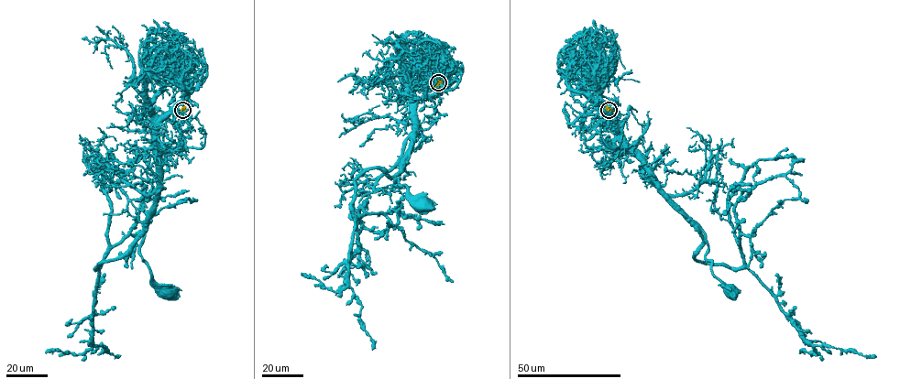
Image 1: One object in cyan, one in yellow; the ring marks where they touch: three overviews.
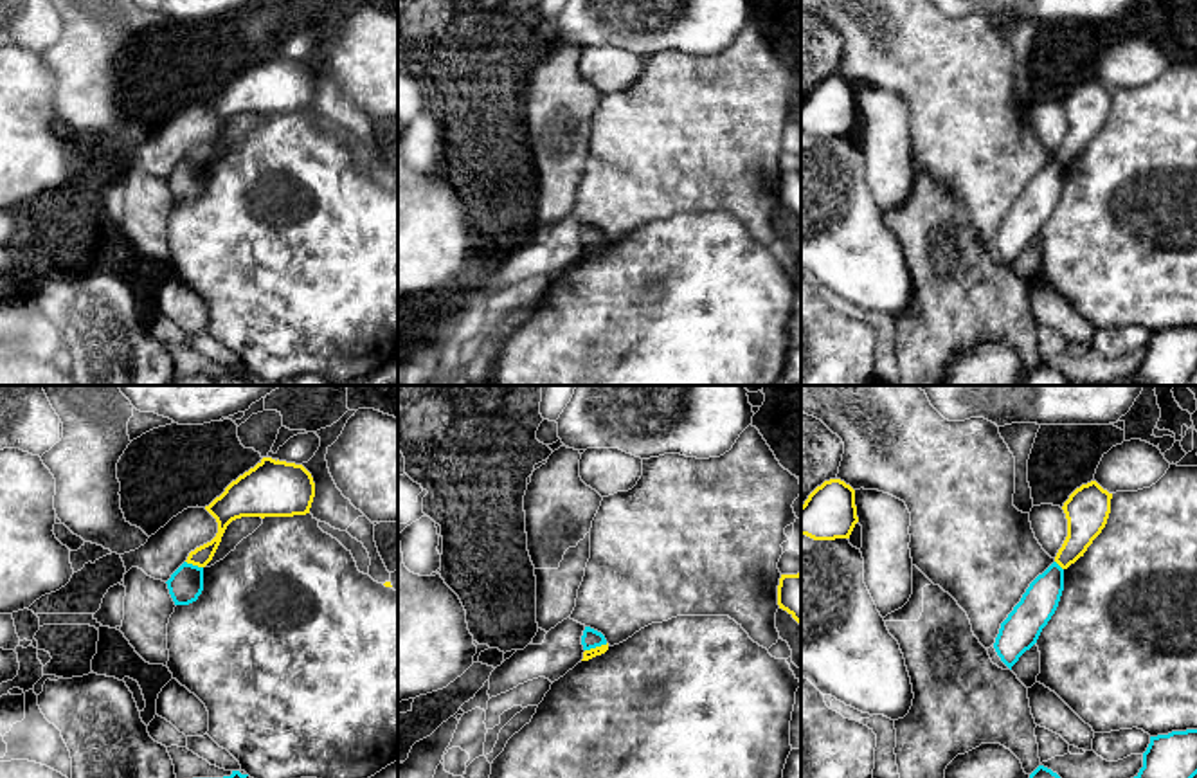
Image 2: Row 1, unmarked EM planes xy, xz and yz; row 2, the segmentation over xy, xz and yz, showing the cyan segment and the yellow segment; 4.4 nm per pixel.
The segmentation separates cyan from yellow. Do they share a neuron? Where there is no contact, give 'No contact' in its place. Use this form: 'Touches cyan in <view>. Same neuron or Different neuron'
Touches cyan in xz. Different neuron

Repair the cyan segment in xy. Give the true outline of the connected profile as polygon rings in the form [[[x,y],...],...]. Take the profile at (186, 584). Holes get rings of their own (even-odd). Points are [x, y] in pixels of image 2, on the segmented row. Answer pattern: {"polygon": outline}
{"polygon": [[[184,562],[166,584],[175,605],[189,605],[203,591],[203,567]]]}

